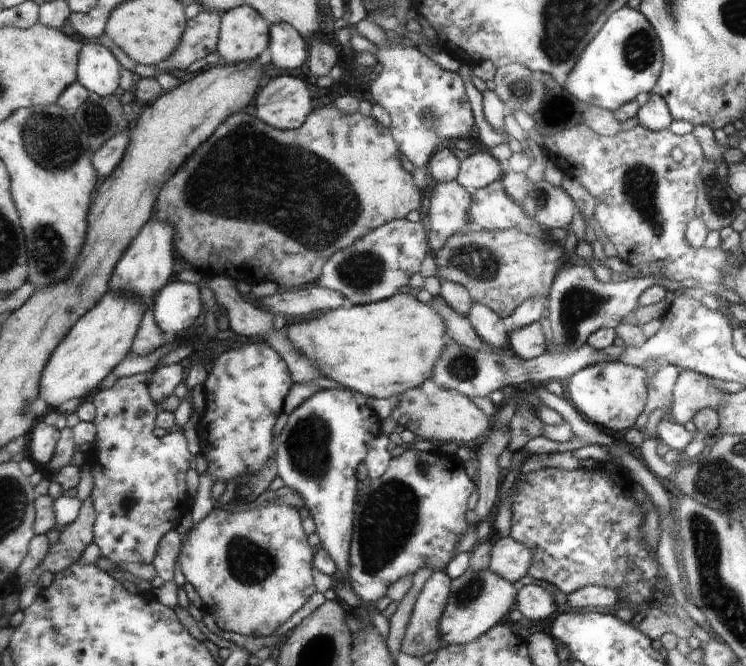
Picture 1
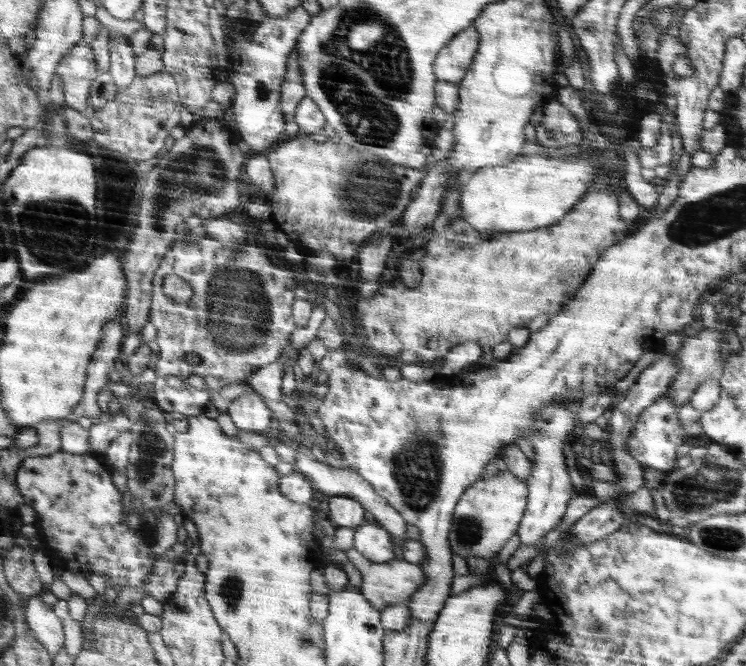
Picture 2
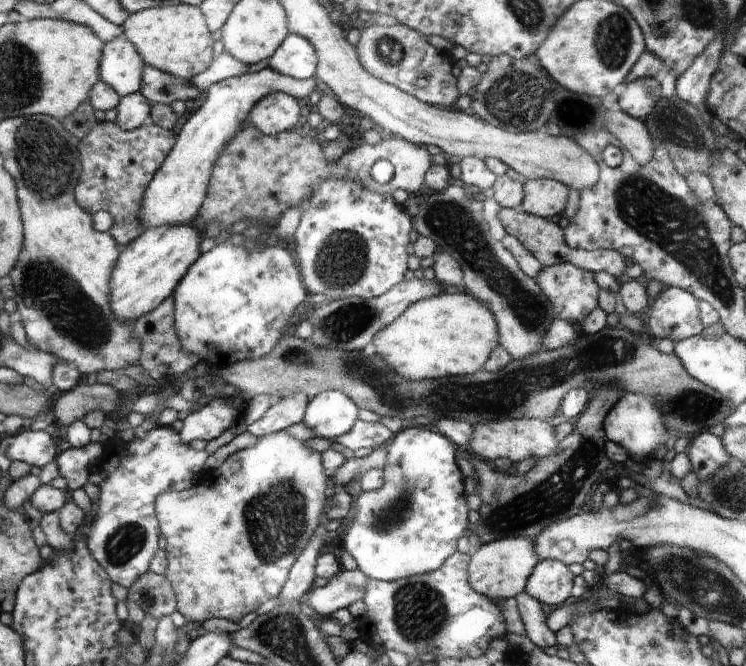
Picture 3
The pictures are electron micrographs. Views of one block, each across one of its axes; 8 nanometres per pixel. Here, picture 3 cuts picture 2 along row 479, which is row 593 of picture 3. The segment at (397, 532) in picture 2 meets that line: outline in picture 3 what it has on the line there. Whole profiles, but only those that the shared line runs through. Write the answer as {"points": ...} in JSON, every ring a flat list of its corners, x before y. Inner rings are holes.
{"points":[[343,569,323,588,312,588,307,600,315,609,316,616,331,618,334,611,347,608,352,602,363,598,366,578,359,569]]}

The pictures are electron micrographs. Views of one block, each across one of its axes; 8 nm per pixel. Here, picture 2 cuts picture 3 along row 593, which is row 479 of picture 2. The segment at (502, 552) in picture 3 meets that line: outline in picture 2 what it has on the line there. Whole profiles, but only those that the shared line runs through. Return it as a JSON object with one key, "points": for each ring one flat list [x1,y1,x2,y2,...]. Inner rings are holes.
{"points":[[494,468,487,478,478,480,465,491,458,502,458,514,453,514,454,530,450,529,449,544,454,546,454,554,465,558,470,554,476,556,494,556,506,540,519,530,526,507,529,488,513,471]]}

